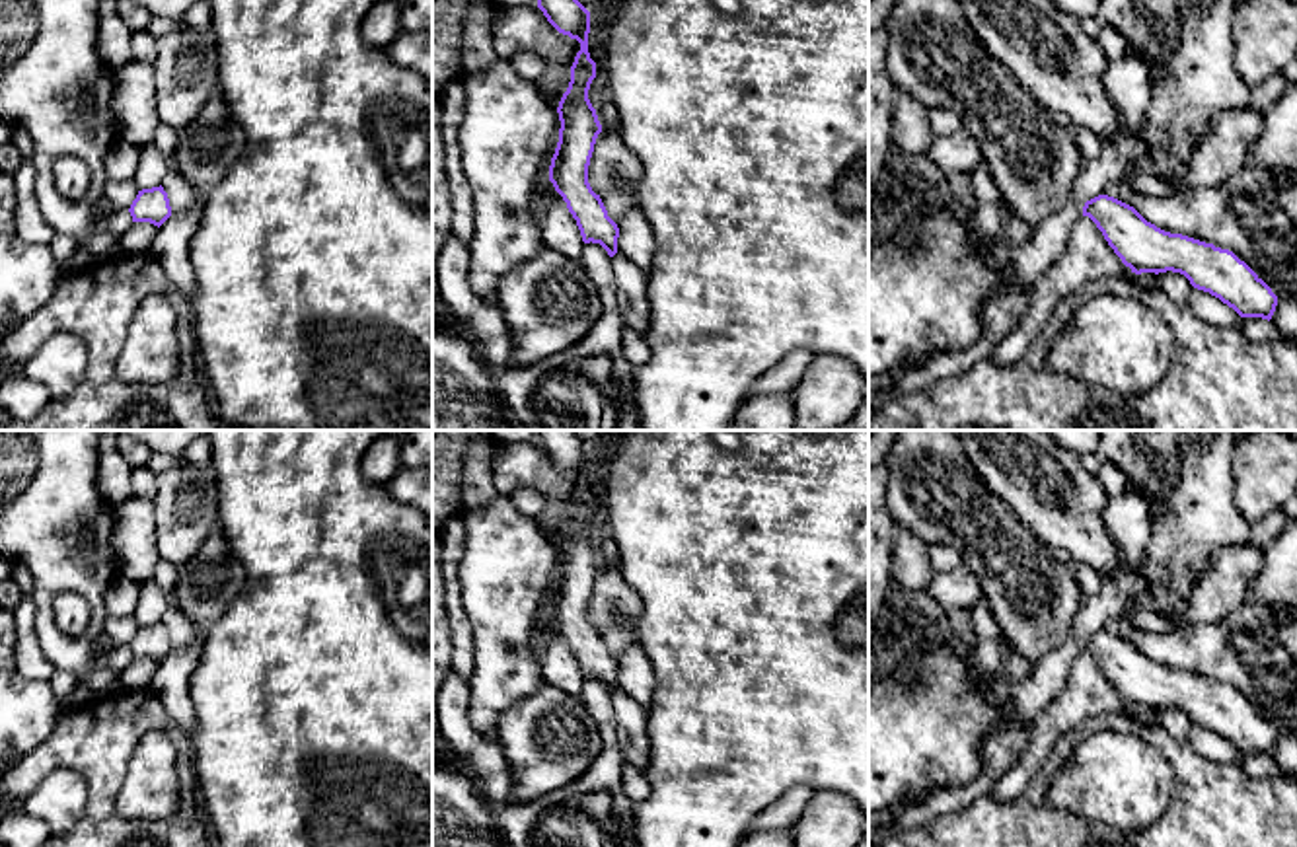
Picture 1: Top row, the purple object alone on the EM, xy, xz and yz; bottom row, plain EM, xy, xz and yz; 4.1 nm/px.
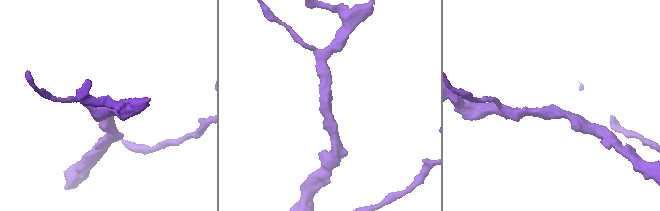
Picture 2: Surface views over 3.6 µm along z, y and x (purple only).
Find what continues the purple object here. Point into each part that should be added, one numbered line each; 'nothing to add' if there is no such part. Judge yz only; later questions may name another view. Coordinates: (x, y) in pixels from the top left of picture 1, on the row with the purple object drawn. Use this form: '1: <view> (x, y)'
nothing to add

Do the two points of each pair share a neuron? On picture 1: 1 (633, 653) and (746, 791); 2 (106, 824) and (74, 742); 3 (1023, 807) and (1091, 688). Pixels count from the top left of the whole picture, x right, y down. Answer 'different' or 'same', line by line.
1: different
2: same
3: different

